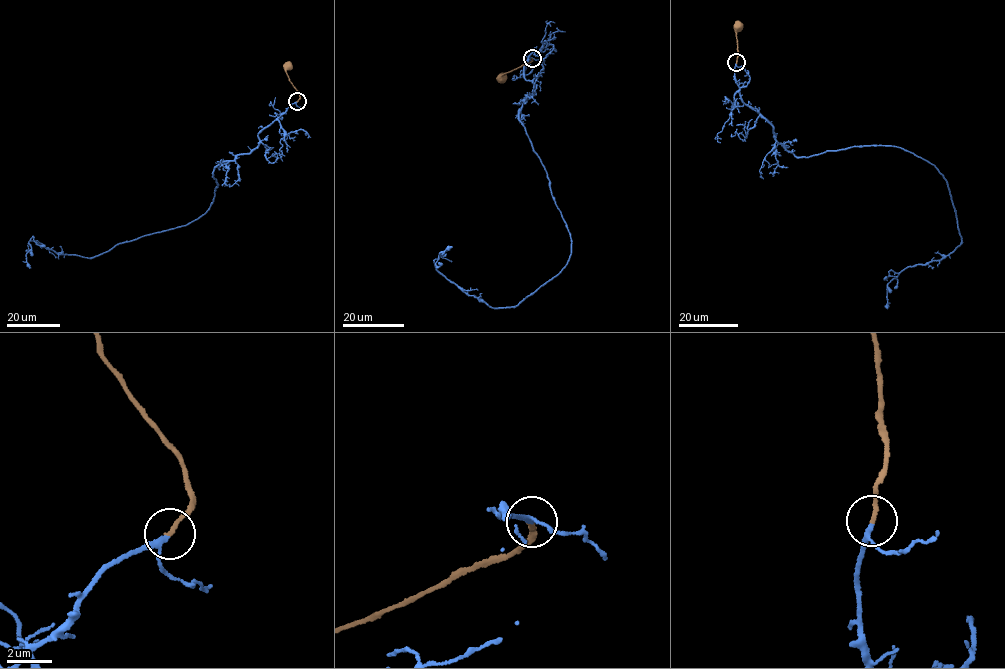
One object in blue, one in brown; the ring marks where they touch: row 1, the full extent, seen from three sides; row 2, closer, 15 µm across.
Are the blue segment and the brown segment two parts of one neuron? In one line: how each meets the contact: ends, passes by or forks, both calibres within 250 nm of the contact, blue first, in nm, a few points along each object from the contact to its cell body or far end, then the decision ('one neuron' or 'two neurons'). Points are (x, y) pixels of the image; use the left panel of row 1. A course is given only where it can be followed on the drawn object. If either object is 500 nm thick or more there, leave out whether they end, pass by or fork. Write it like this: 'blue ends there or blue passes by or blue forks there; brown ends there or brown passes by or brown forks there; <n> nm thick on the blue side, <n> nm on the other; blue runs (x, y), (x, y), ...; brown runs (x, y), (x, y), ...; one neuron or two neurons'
blue passes by; brown ends there; 160 nm thick on the blue side, 190 nm on the other; blue runs (297, 101), (259, 132), (251, 151), (215, 167), (210, 206), (195, 220), (92, 257), (30, 240), (30, 268); brown runs (297, 101), (300, 94), (286, 72), (291, 63); one neuron

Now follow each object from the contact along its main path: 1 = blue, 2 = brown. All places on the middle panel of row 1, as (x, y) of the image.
1: (532, 58), (524, 77), (534, 93), (518, 120), (570, 256), (515, 306), (495, 308), (437, 271), (452, 246)
2: (532, 58), (502, 74), (506, 77), (502, 80)

